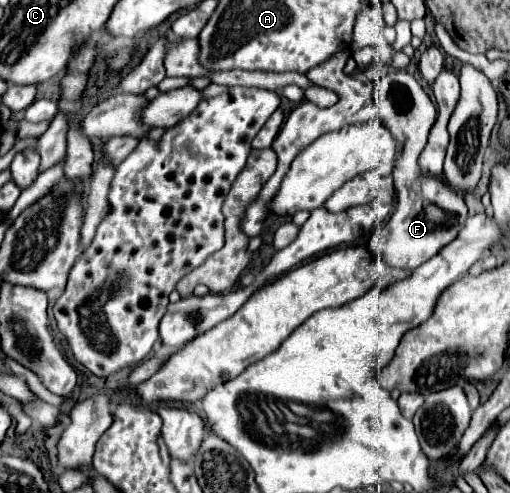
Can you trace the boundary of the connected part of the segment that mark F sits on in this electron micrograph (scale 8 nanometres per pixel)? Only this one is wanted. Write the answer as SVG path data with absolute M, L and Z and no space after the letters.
M404 69L388 71L376 85L376 107L382 115L382 123L398 141L398 155L392 173L398 205L386 225L372 235L368 249L374 257L378 257L382 265L416 269L418 265L422 265L422 261L434 257L434 253L438 253L442 245L448 245L450 239L458 235L466 221L468 209L462 195L454 193L448 183L434 177L422 177L424 171L418 165L418 157L426 147L428 133L436 121L436 107L424 93L420 83Z

